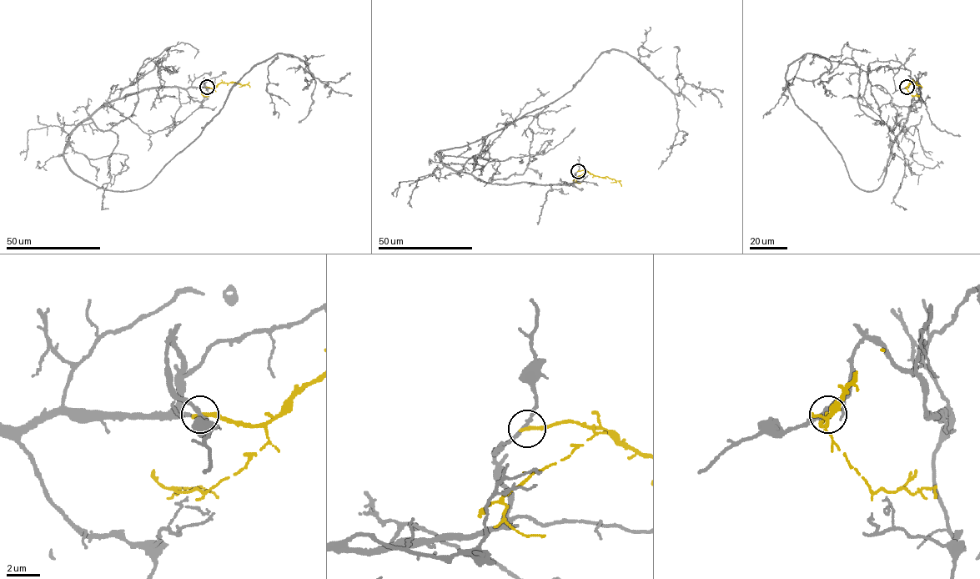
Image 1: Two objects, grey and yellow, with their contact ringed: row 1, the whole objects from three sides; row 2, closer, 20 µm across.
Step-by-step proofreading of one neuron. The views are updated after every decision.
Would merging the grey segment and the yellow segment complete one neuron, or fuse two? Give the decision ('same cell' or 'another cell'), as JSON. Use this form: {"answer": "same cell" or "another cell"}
{"answer": "another cell"}

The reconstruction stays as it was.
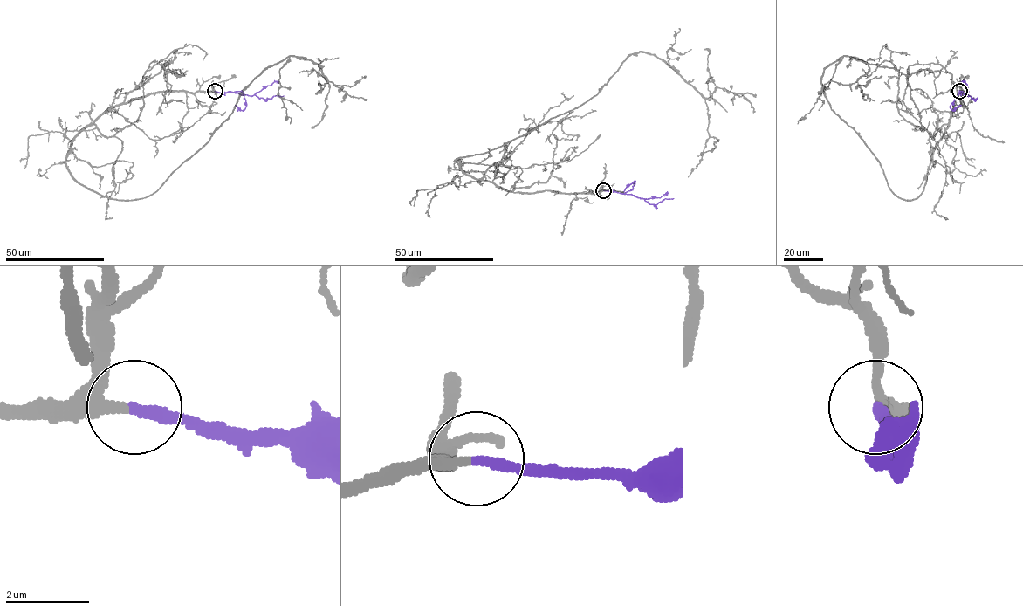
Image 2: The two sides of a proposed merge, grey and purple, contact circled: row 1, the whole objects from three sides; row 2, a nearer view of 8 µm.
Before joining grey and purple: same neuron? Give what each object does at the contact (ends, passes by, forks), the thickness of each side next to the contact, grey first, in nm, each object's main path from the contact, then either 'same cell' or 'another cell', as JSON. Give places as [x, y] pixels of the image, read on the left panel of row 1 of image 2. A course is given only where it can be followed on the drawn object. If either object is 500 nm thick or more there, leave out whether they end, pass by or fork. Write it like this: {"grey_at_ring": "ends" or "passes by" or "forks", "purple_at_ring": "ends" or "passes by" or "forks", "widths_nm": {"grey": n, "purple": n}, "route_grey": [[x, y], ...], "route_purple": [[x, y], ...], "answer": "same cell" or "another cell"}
{"grey_at_ring": "passes by", "purple_at_ring": "ends", "widths_nm": {"grey": 190, "purple": 280}, "route_grey": [[214, 91], [108, 107], [69, 172], [113, 199], [153, 194], [287, 57], [328, 84], [311, 128]], "route_purple": [[215, 91], [237, 92], [264, 99], [284, 96]], "answer": "same cell"}

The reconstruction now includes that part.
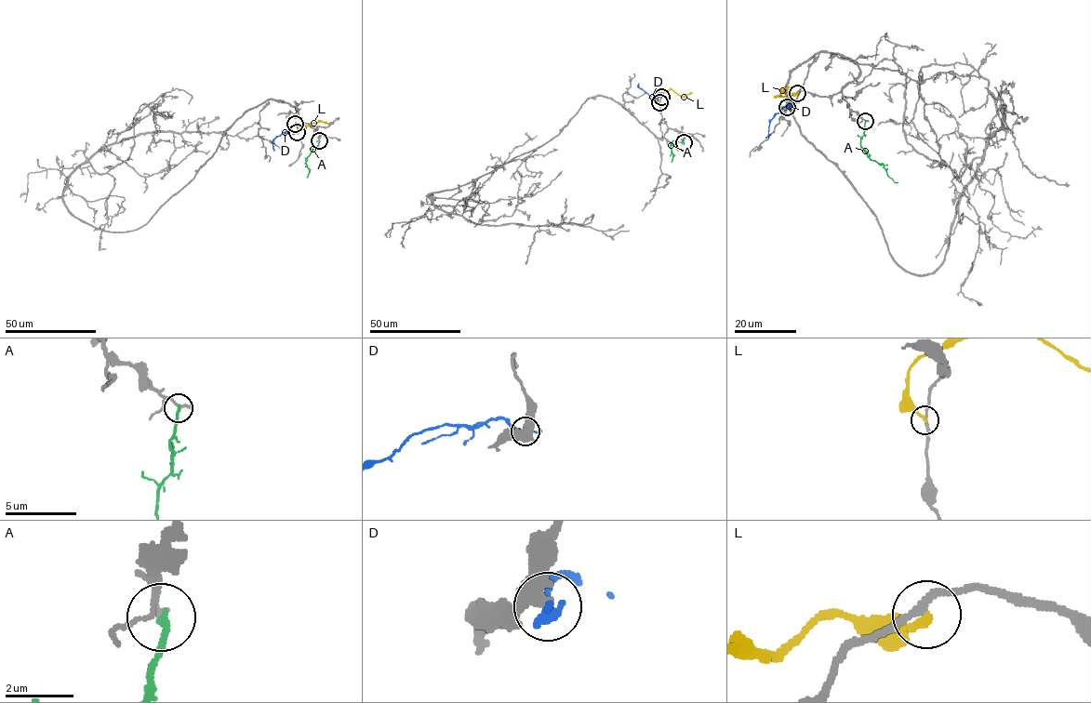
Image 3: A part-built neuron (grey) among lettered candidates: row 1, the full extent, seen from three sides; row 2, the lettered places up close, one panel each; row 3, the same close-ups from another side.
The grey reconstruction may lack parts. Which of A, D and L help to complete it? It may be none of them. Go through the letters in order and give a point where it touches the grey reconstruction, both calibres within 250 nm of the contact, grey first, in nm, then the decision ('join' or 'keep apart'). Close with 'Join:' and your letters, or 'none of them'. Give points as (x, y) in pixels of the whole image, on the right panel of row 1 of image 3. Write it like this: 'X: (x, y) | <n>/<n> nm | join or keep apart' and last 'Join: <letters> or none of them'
A: (865, 121) | 240/200 nm | keep apart
D: (787, 107) | 380/400 nm | keep apart
L: (797, 93) | 200/200 nm | keep apart
Join: none of them

